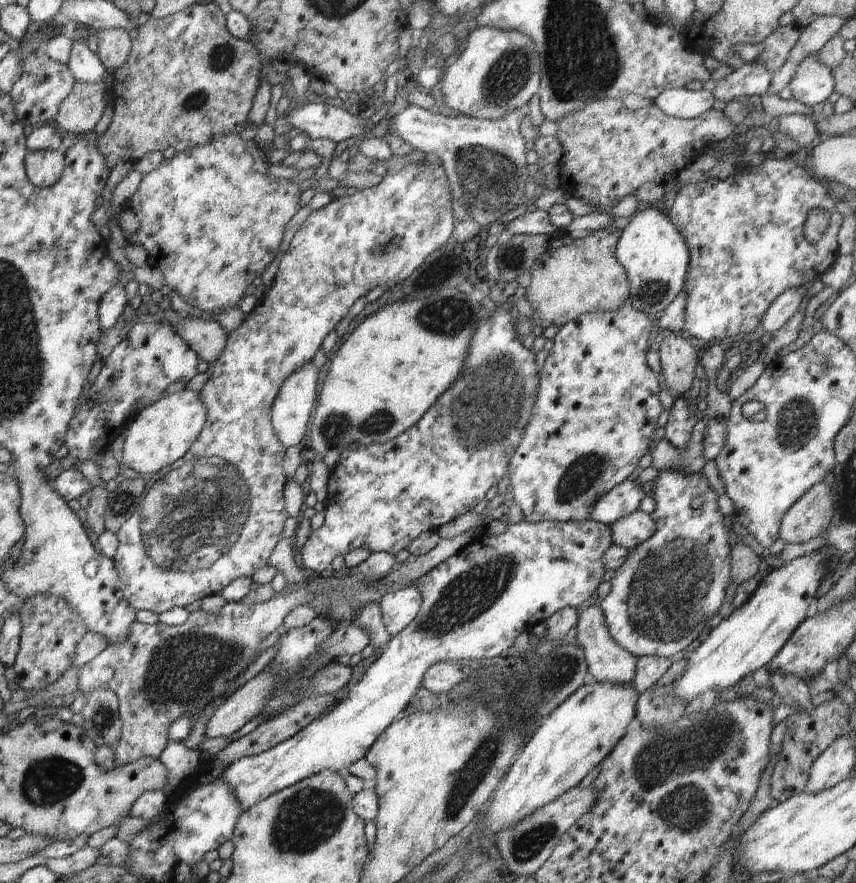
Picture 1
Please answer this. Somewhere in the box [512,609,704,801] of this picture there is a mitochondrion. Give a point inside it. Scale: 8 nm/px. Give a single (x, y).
(562, 670)

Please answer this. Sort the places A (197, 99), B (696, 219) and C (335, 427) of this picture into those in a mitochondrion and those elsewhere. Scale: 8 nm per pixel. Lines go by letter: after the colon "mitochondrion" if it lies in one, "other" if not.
A: mitochondrion
B: other
C: mitochondrion

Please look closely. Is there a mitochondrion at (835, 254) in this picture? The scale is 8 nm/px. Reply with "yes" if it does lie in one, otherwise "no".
no

